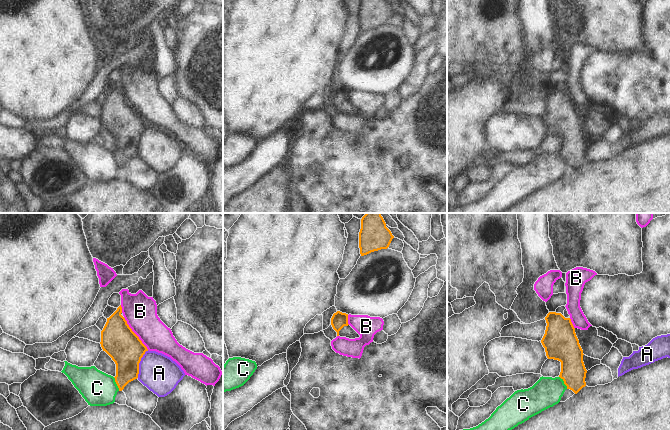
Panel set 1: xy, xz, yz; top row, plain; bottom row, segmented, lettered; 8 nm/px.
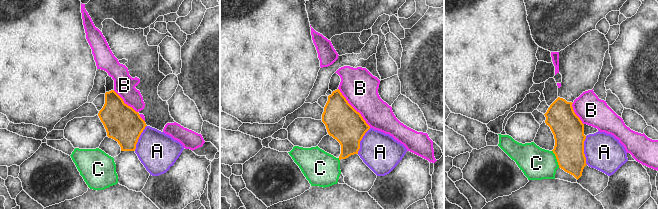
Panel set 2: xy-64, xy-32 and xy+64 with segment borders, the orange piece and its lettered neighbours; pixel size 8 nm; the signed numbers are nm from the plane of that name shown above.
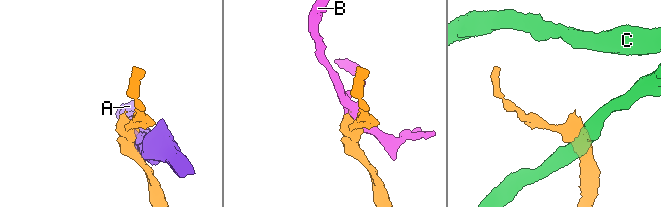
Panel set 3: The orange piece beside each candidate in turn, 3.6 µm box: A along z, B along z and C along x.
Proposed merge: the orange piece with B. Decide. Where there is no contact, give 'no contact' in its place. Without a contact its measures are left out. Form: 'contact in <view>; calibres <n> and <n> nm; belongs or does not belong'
contact in xy; calibres 280 and 280 nm; does not belong

